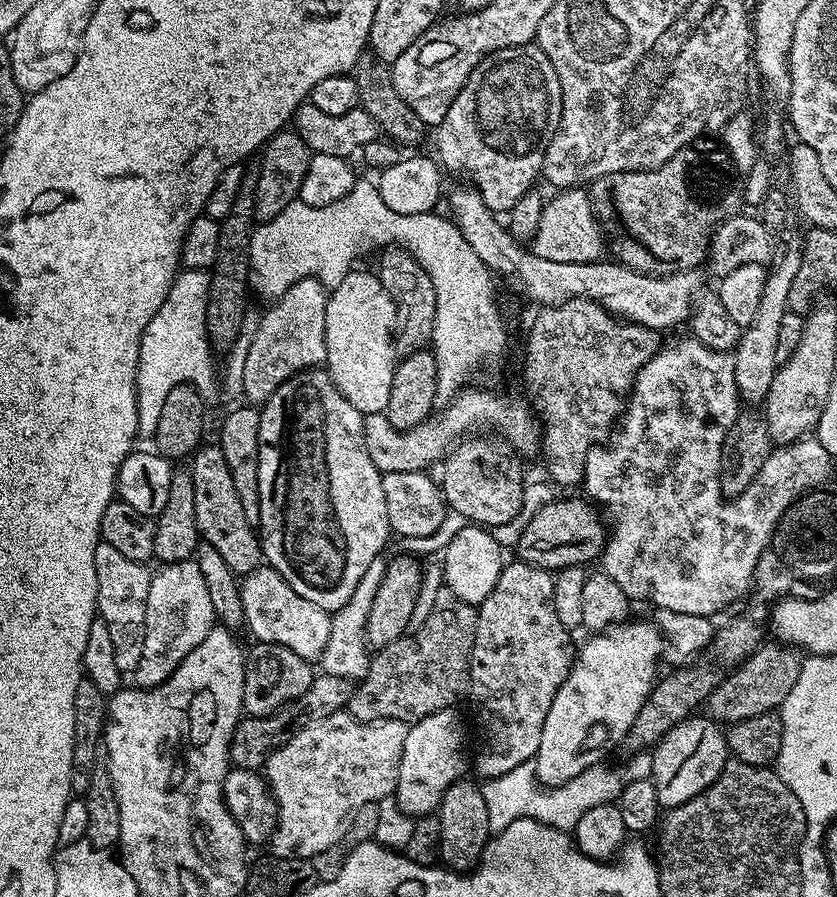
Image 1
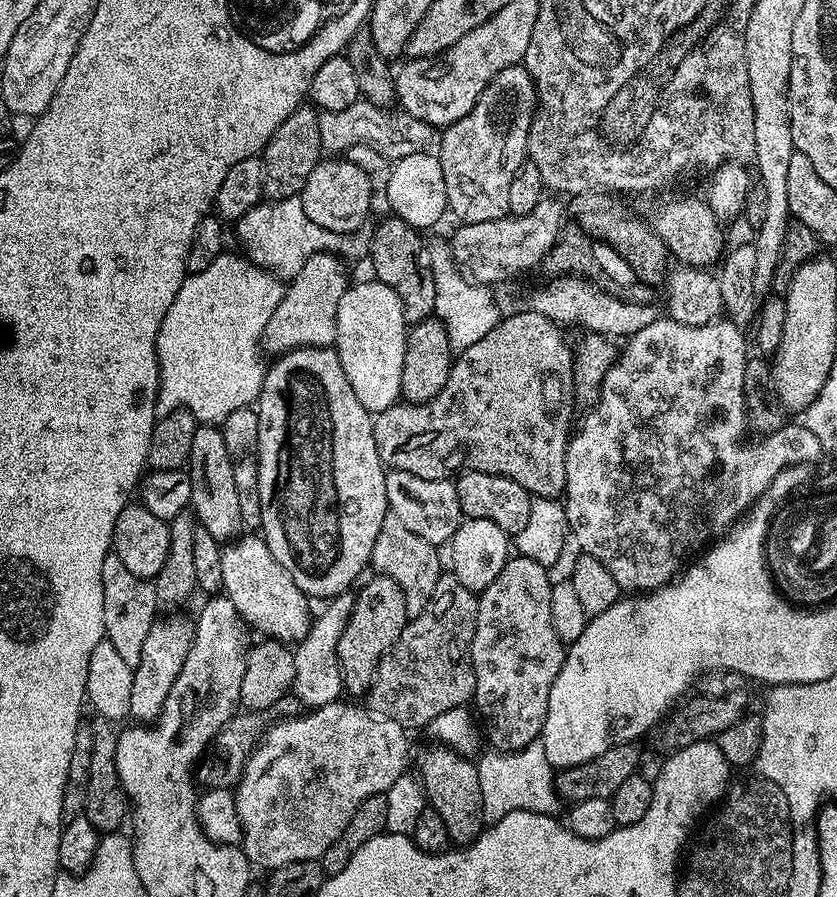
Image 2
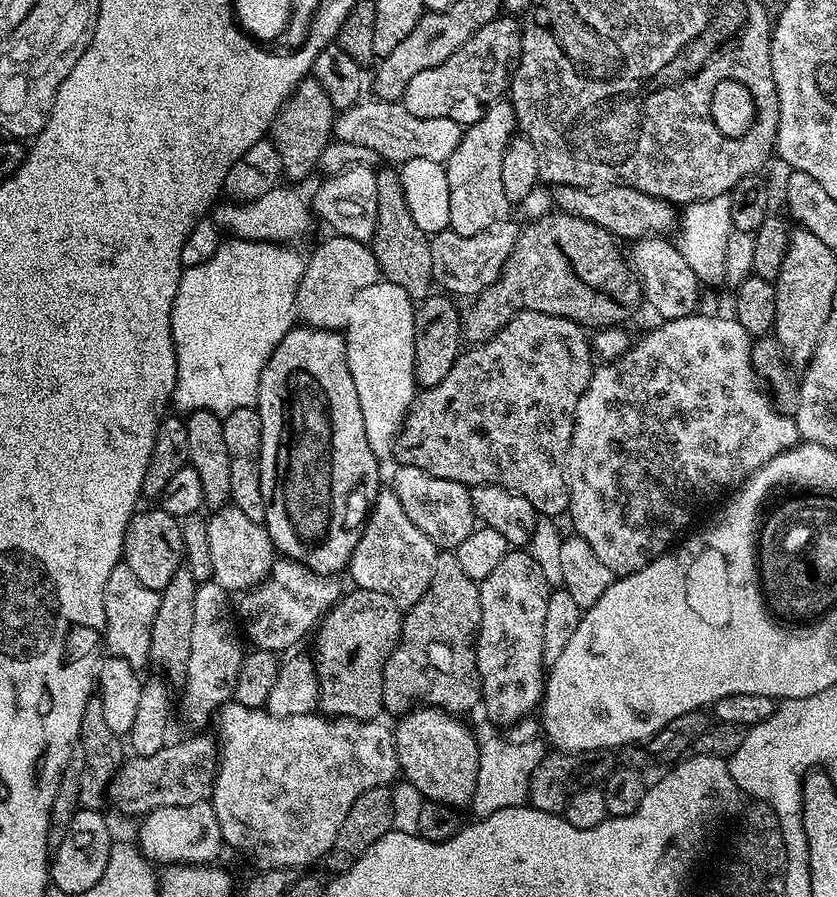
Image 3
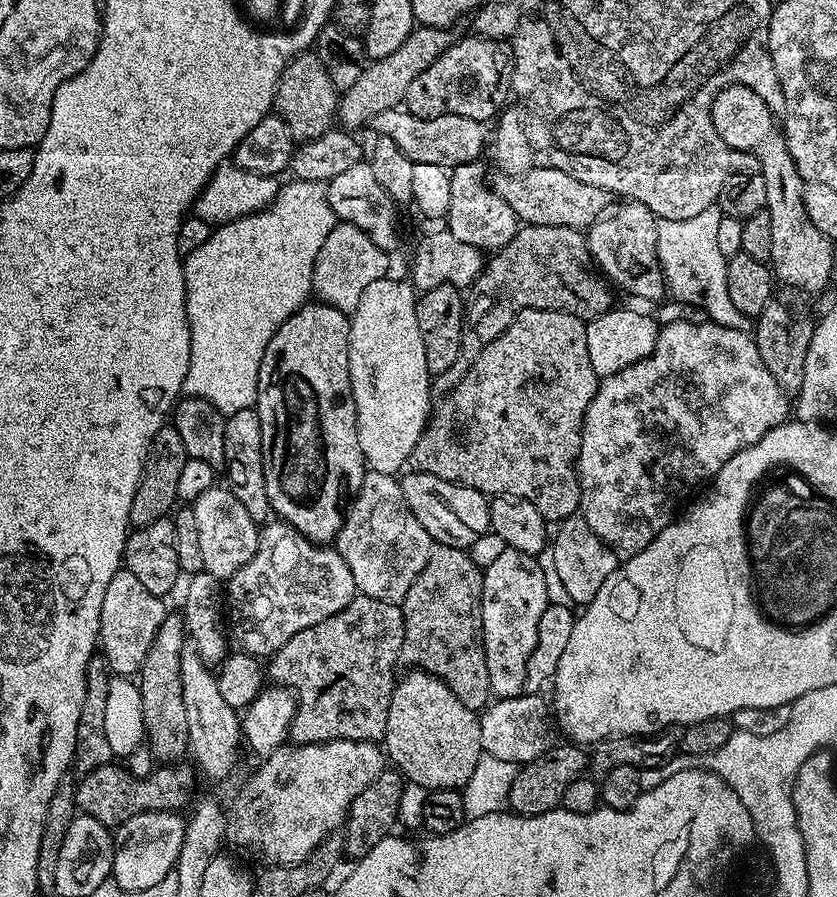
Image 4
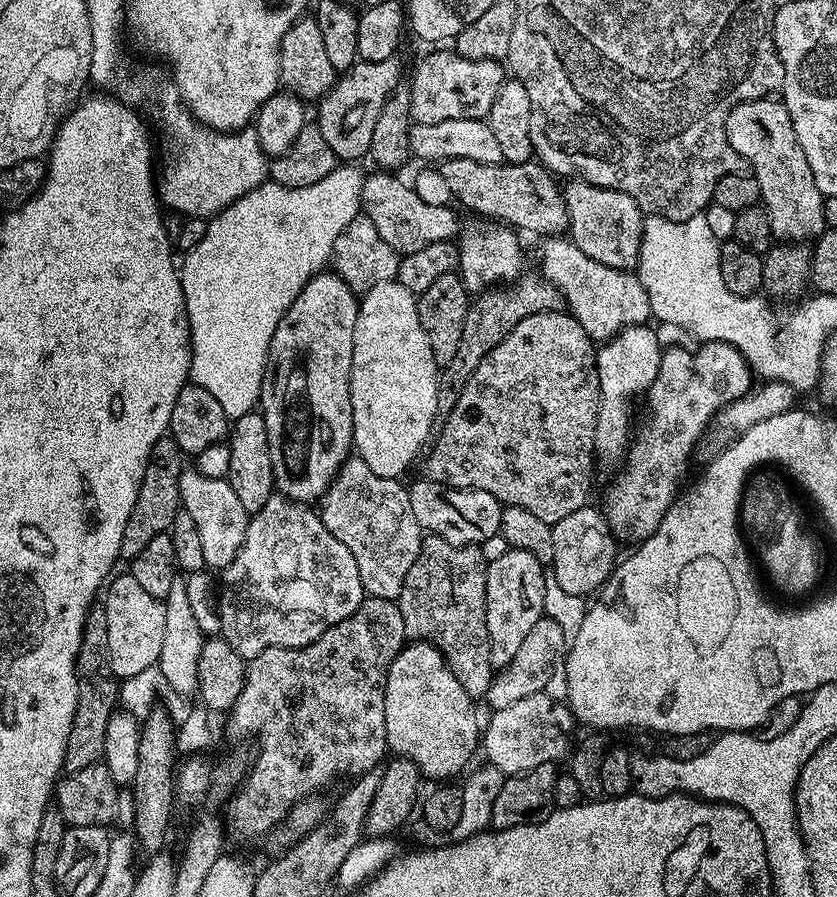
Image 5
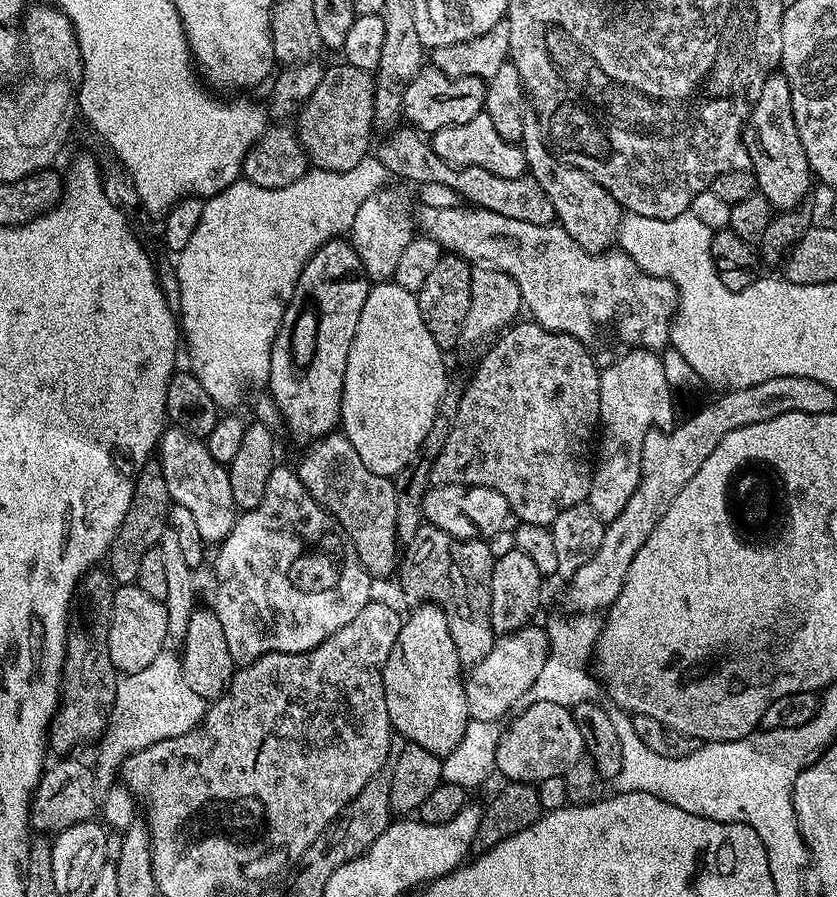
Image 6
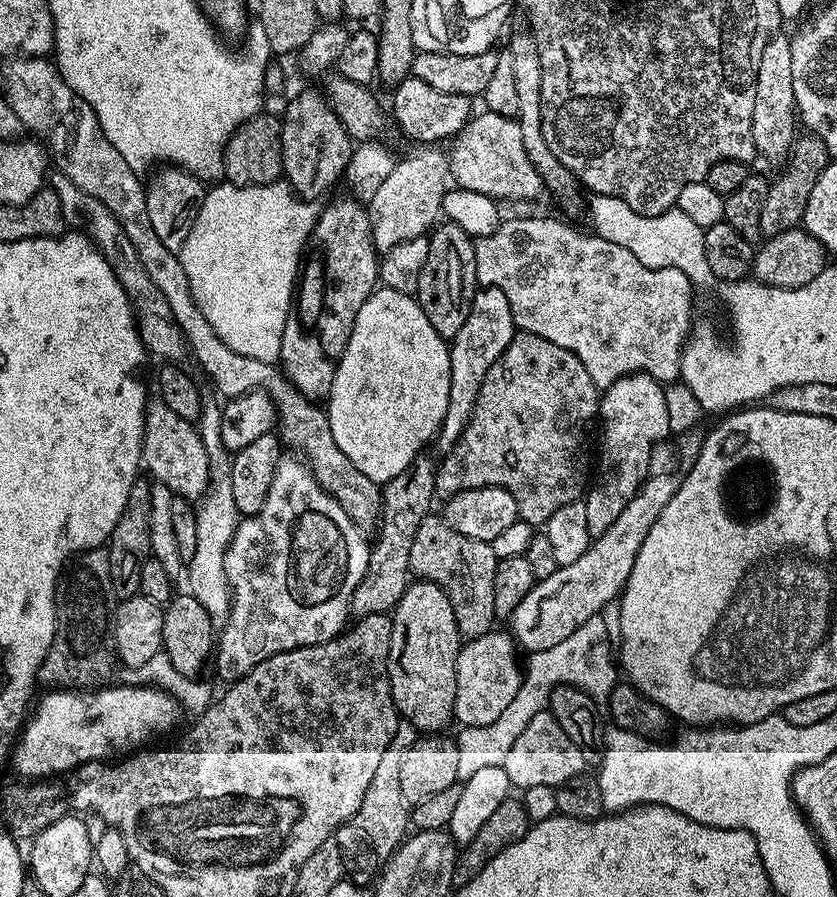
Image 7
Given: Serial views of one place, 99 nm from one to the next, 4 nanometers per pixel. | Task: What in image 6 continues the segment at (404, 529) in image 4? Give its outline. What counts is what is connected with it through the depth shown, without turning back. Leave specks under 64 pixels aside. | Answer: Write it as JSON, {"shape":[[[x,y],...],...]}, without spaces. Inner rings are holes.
{"shape":[[[343,434],[323,436],[305,452],[308,453],[301,458],[300,465],[295,465],[294,468],[297,478],[306,486],[308,493],[344,527],[369,576],[379,578],[379,576],[388,576],[391,572],[393,575],[398,568],[398,548],[396,552],[396,547],[398,547],[396,538],[398,498],[395,483],[387,476],[374,474],[374,470],[370,470],[366,466],[366,462],[362,462],[362,458],[358,458],[358,450],[354,450],[354,446],[350,446],[350,442]]]}

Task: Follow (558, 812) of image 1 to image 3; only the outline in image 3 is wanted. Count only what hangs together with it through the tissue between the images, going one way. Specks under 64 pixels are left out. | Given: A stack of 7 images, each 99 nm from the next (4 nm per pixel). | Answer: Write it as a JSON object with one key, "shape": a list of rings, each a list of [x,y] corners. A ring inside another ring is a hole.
{"shape":[[[508,738],[483,741],[478,762],[478,786],[474,786],[474,798],[470,805],[470,812],[473,812],[471,815],[479,818],[498,810],[521,807],[528,798],[530,778],[544,755],[546,744],[540,738],[521,744],[513,744]]]}

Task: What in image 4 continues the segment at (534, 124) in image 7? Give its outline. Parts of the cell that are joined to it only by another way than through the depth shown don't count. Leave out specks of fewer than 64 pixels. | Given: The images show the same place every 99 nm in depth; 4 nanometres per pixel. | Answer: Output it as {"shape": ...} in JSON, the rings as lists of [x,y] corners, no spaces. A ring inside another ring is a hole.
{"shape":[[[620,202],[615,205],[611,210],[604,213],[599,220],[595,220],[592,223],[592,227],[587,229],[586,235],[588,237],[588,253],[591,261],[596,265],[598,264],[598,269],[614,286],[615,284],[622,288],[624,291],[642,299],[642,300],[658,300],[663,295],[665,296],[667,291],[667,284],[664,280],[664,272],[661,270],[660,260],[657,258],[657,223],[658,218],[654,215],[650,209],[644,204],[637,204],[635,202]]]}

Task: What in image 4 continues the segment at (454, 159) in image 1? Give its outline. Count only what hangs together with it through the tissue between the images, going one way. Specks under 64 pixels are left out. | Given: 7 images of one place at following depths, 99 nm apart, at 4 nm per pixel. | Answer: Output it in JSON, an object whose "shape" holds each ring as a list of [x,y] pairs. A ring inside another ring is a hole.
{"shape":[[[473,162],[470,164],[460,164],[458,167],[451,169],[450,175],[450,210],[446,217],[446,230],[454,234],[466,246],[474,246],[481,250],[499,250],[514,238],[518,227],[518,221],[514,210],[498,193],[495,192],[484,181],[483,163]]]}

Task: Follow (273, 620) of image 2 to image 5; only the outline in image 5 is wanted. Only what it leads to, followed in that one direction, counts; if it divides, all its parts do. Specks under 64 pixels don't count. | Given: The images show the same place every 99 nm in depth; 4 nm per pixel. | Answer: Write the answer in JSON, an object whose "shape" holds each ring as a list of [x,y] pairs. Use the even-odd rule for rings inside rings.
{"shape":[[[184,470],[180,475],[180,502],[183,511],[188,512],[198,525],[205,565],[212,570],[223,570],[230,562],[234,562],[234,554],[238,554],[246,538],[250,513],[246,506],[242,506],[227,479],[206,478],[195,470]]]}

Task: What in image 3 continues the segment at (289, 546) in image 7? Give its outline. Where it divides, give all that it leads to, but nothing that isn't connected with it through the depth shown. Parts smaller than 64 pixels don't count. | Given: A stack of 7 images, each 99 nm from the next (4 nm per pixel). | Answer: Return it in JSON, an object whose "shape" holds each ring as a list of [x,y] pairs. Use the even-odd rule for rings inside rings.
{"shape":[[[277,559],[268,577],[239,597],[238,620],[247,643],[252,643],[253,649],[273,654],[294,647],[319,625],[324,613],[340,599],[342,587],[338,581],[336,576],[320,576],[293,560]]]}

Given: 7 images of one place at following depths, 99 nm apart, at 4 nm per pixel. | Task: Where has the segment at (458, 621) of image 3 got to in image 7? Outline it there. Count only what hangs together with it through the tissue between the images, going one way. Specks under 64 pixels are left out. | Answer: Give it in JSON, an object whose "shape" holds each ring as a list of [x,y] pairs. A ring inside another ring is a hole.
{"shape":[[[436,514],[428,515],[422,526],[418,526],[418,534],[414,534],[414,546],[410,546],[411,575],[429,580],[444,589],[452,603],[458,630],[464,638],[484,636],[493,631],[495,624],[492,623],[497,623],[498,617],[494,610],[496,561],[489,541],[458,534],[458,530],[451,528],[447,520]]]}

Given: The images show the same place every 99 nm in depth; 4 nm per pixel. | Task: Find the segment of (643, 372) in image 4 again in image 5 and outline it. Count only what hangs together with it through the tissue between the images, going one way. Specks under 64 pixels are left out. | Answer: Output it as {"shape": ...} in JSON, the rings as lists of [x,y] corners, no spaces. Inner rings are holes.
{"shape":[[[713,340],[701,343],[699,347],[697,352],[691,352],[691,347],[688,346],[672,346],[660,357],[658,376],[654,378],[646,393],[648,417],[641,428],[639,425],[635,429],[628,451],[622,460],[624,469],[613,478],[612,485],[604,492],[602,511],[617,541],[642,542],[656,533],[666,510],[670,510],[670,506],[676,503],[682,491],[692,452],[694,456],[694,449],[703,440],[712,419],[727,404],[742,398],[754,387],[754,373],[737,348],[726,342]]]}

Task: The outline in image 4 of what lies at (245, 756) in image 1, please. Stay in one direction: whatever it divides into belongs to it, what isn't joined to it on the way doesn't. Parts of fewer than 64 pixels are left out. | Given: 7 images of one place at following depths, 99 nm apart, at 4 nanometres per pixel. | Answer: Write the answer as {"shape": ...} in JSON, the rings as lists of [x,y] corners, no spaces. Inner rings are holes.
{"shape":[[[113,762],[95,768],[93,772],[83,773],[76,784],[76,806],[83,815],[105,824],[109,830],[125,824],[131,816],[143,812],[176,812],[184,810],[188,803],[193,803],[192,795],[196,792],[198,772],[191,763],[172,762],[160,766],[146,778],[139,780],[132,777],[127,767]],[[192,768],[193,769],[192,769]],[[192,800],[192,801],[191,801]]]}

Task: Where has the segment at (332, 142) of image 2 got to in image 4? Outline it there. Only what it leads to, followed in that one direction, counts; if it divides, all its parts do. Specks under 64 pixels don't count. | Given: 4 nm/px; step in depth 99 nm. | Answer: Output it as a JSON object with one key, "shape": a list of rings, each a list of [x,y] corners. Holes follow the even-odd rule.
{"shape":[[[395,107],[378,114],[374,127],[379,135],[393,139],[398,150],[402,150],[402,154],[406,154],[406,158],[415,164],[442,166],[451,170],[460,164],[479,161],[480,151],[484,148],[485,125],[479,120],[462,118],[458,114],[442,114],[438,118],[423,120],[413,112]]]}

